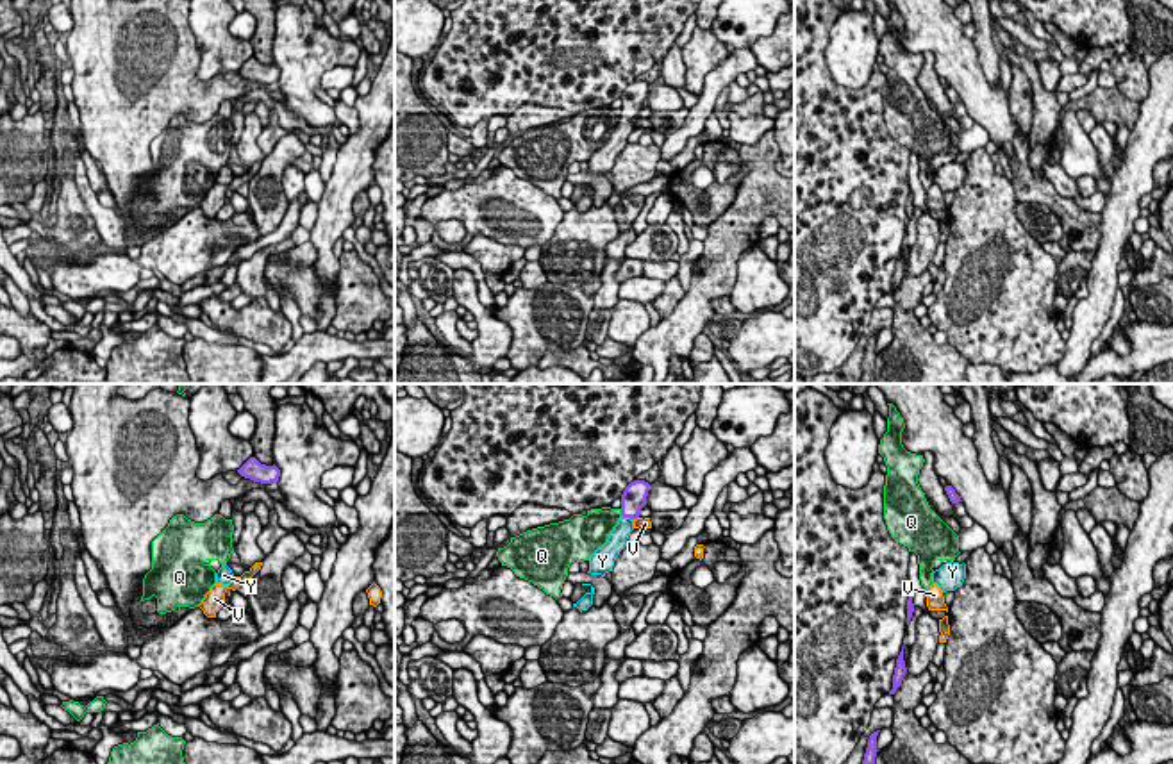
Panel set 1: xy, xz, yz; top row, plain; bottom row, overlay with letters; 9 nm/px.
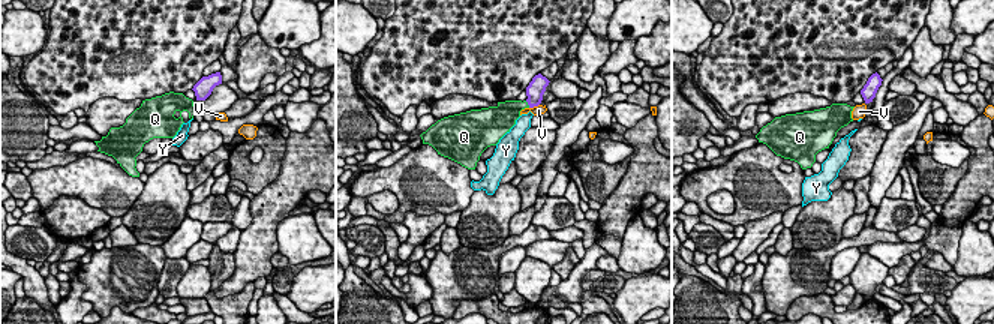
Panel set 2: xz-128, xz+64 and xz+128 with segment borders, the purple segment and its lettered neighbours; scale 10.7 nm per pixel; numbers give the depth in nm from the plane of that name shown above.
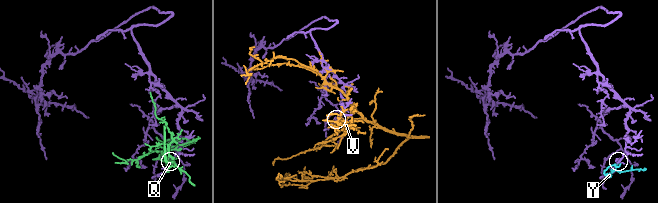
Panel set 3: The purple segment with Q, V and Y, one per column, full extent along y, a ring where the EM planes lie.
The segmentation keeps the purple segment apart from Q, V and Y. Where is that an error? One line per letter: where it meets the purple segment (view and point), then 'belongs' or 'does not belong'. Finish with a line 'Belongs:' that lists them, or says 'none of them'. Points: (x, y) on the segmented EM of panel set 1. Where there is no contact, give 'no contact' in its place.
Q: meets purple in xz at (622, 513); does not belong
V: meets purple in xz at (636, 518); does not belong
Y: meets purple in xz at (627, 516); belongs
Belongs: Y

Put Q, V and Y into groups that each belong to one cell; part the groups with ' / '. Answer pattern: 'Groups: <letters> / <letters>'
Groups: Q / V / Y

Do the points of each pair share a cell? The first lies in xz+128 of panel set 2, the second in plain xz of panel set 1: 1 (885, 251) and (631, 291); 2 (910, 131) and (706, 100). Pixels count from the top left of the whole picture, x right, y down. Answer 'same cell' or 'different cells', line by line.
1: same cell
2: same cell

